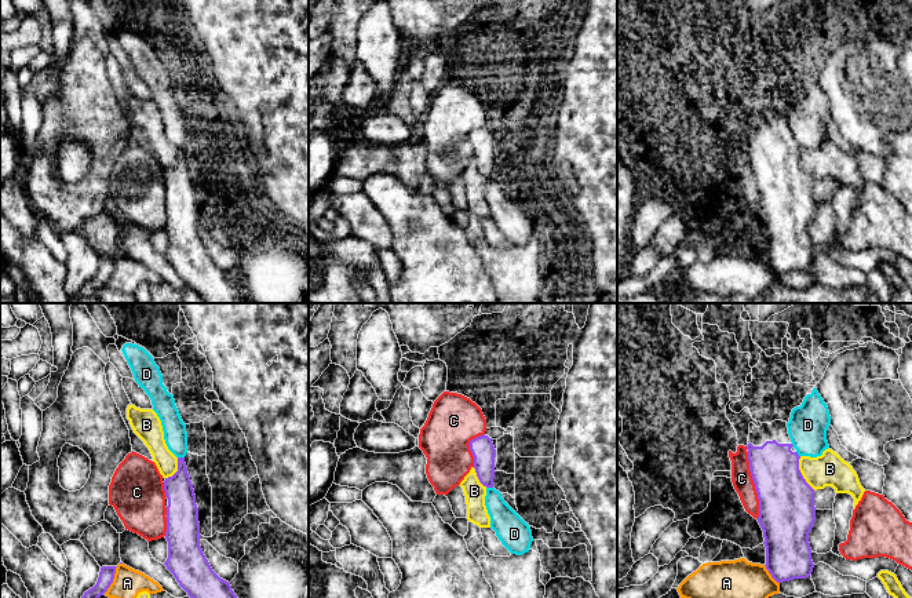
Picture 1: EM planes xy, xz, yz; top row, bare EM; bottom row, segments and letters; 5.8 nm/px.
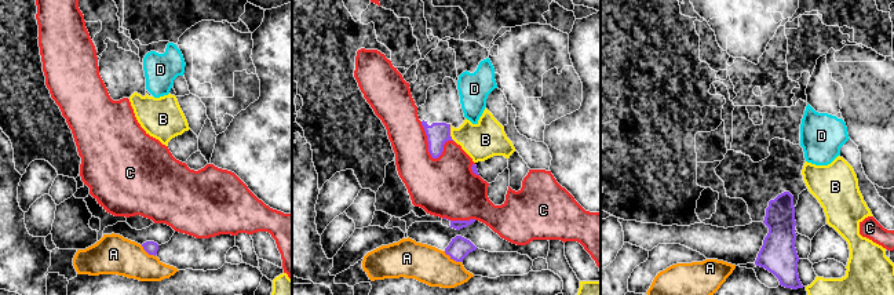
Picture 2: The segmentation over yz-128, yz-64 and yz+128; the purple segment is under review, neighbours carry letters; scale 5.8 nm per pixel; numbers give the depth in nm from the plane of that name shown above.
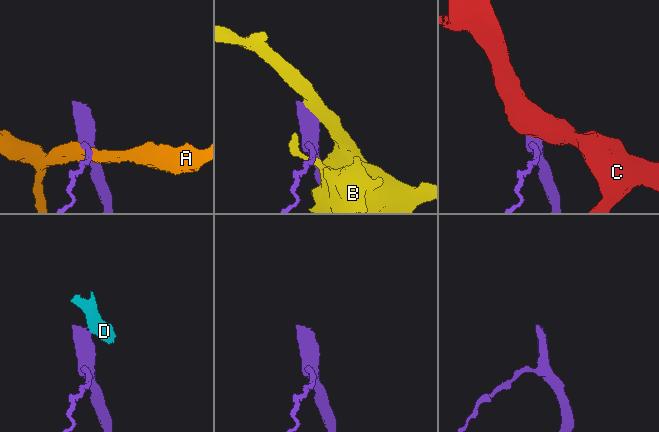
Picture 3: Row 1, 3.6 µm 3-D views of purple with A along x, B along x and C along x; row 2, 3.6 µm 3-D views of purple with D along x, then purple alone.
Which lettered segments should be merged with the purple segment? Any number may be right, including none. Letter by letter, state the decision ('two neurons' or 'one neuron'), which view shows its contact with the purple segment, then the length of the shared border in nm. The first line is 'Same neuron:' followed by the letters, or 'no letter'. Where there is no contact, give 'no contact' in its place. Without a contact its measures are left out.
Same neuron: no letter
A: two neurons; meets purple in xy; contact 180 nm long
B: two neurons; meets purple in yz; contact 220 nm long
C: two neurons; meets purple in yz; contact 400 nm long
D: two neurons; meets purple in xy; contact 40 nm long

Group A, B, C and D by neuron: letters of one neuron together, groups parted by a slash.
A / B / C / D

